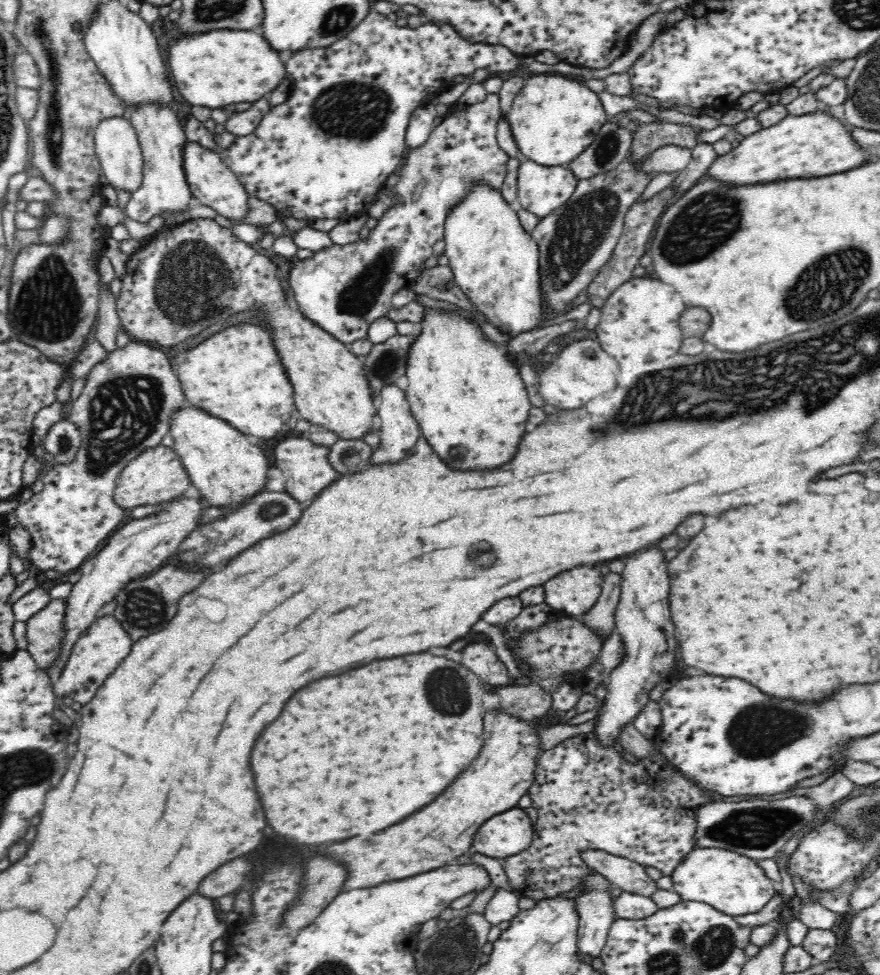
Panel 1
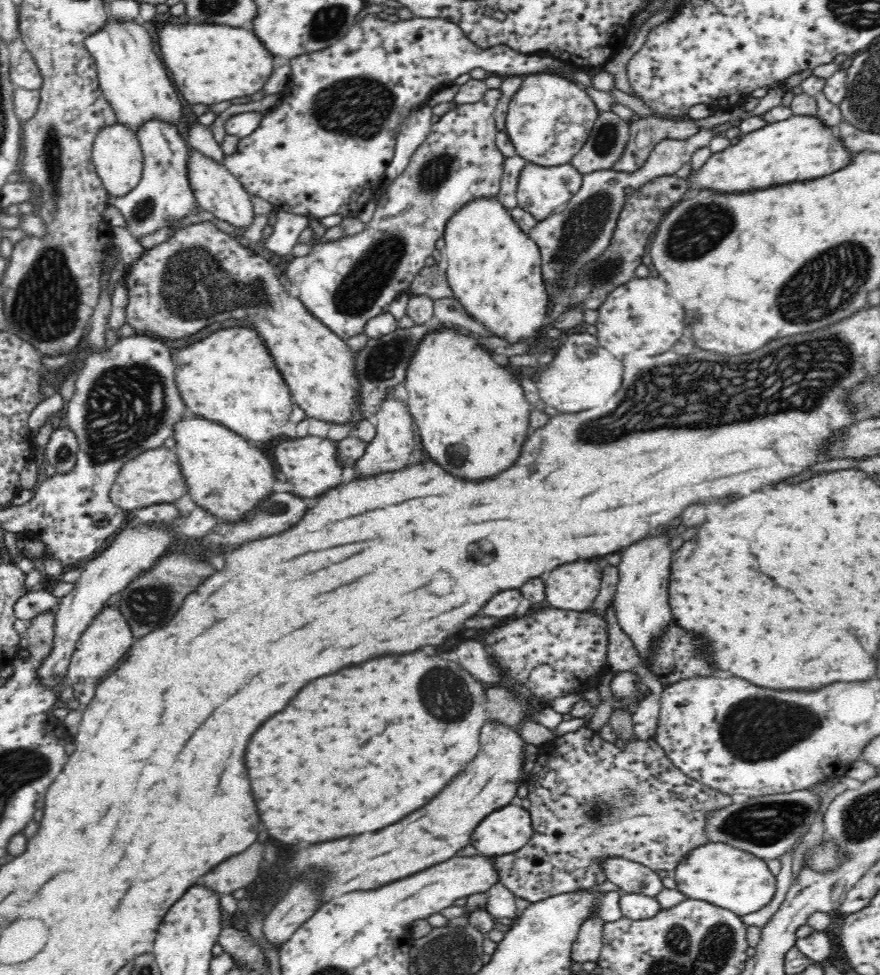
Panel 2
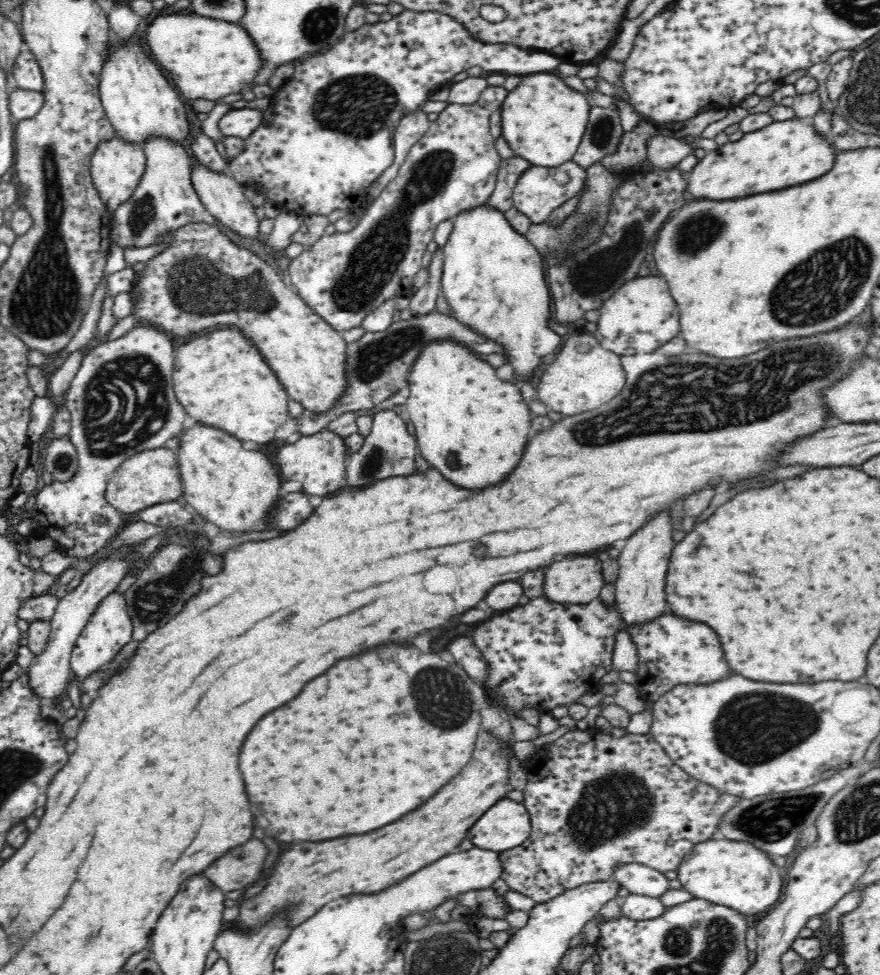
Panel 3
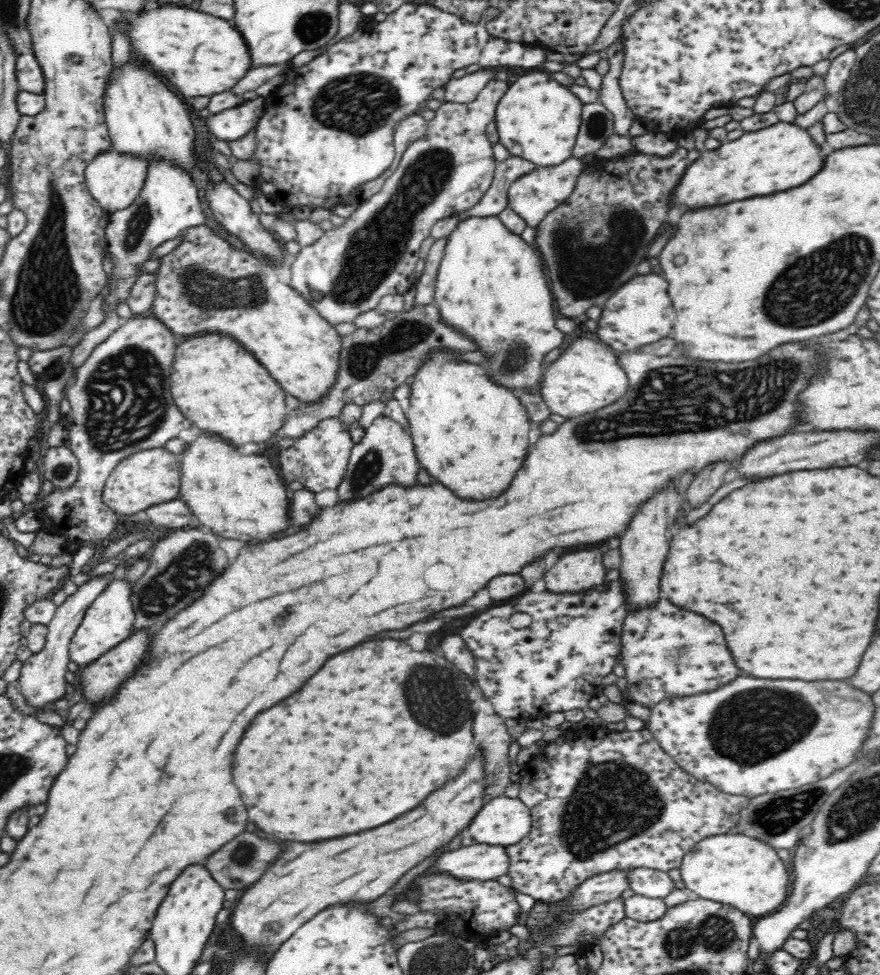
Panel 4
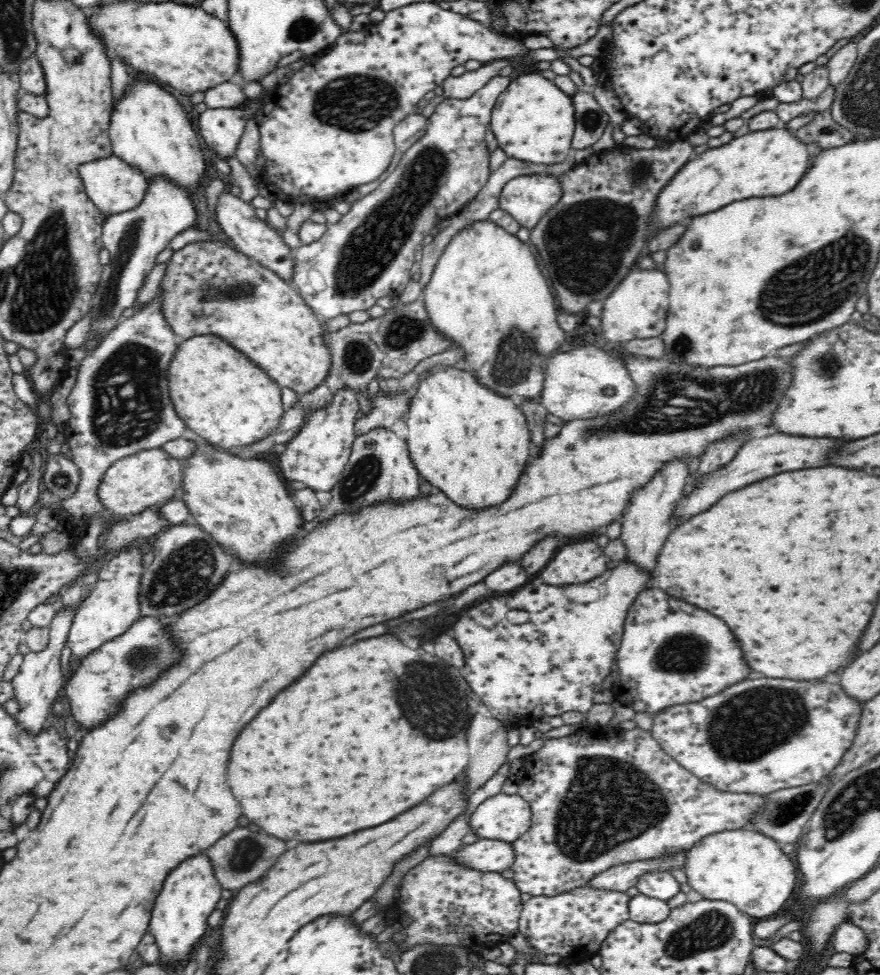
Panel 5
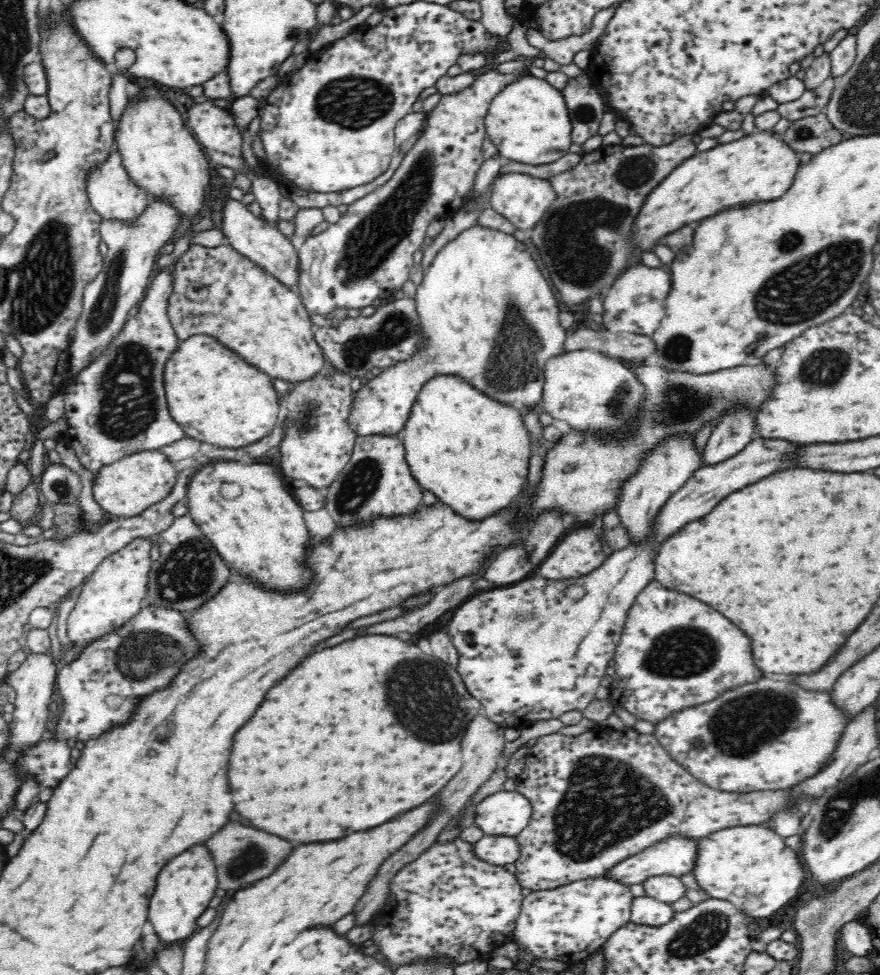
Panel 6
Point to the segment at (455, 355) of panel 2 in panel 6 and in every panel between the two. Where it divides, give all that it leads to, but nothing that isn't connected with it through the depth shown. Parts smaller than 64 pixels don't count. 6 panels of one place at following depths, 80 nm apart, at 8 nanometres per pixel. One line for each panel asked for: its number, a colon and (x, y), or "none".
3: (473, 426)
4: (472, 434)
5: (471, 443)
6: (472, 451)

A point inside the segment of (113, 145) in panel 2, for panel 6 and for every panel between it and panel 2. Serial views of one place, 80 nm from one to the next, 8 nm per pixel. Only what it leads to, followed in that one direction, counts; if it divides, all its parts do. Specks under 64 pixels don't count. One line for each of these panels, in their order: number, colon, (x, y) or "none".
3: (117, 166)
4: (114, 179)
5: (114, 186)
6: (114, 195)

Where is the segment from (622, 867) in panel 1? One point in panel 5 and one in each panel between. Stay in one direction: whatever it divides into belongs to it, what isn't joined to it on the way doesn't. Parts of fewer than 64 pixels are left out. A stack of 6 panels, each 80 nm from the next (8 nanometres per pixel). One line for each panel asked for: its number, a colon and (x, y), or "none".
2: (631, 877)
3: (638, 879)
4: (651, 883)
5: (660, 884)

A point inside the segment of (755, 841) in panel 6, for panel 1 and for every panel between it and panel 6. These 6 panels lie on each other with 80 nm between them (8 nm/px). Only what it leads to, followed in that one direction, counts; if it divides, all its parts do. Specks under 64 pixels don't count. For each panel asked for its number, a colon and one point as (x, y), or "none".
1: (731, 883)
2: (733, 879)
3: (735, 874)
4: (733, 869)
5: (743, 867)

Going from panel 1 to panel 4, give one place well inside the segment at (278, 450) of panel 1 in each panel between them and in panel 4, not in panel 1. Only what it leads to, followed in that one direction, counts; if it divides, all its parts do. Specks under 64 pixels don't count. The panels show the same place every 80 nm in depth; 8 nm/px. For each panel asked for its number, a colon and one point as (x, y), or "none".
2: (309, 463)
3: (317, 461)
4: (318, 459)

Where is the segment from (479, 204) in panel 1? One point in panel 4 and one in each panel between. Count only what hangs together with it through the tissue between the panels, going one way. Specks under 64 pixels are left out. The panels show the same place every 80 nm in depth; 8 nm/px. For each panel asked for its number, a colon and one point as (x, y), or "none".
2: (493, 266)
3: (493, 278)
4: (490, 285)

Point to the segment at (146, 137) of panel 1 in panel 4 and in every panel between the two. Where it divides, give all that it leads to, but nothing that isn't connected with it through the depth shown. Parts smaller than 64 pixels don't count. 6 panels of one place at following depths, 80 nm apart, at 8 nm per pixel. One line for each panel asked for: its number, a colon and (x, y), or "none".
2: (163, 194)
3: (164, 200)
4: (168, 203)

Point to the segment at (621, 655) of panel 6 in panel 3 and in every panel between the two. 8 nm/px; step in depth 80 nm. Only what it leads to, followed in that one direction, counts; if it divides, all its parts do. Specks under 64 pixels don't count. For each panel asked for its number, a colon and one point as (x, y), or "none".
3: (671, 651)
4: (666, 652)
5: (671, 653)

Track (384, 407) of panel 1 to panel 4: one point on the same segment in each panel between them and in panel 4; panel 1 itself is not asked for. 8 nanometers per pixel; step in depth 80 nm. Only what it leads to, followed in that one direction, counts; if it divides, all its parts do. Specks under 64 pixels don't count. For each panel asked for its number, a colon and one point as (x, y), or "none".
2: (395, 440)
3: (389, 450)
4: (386, 453)

